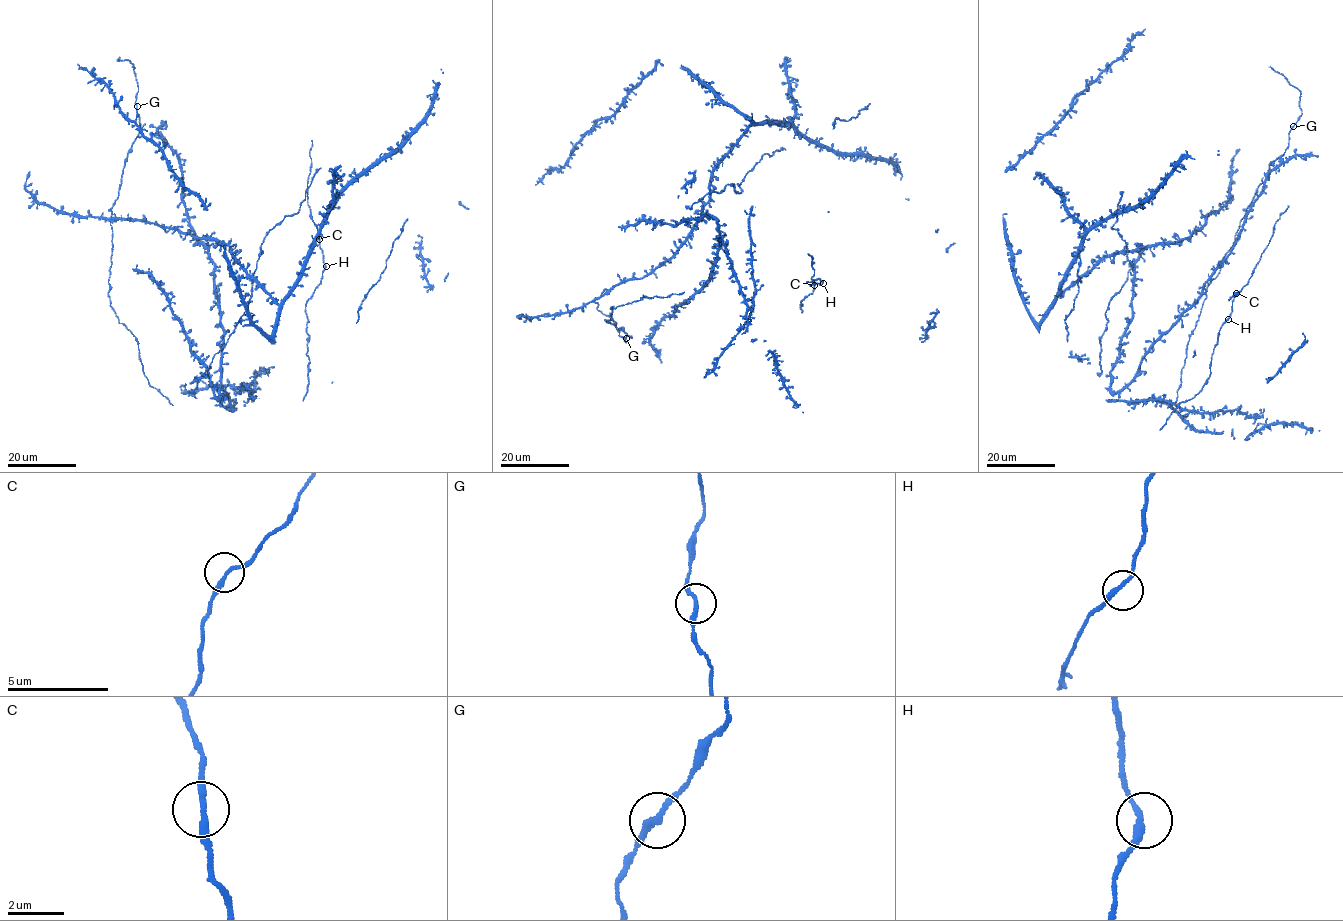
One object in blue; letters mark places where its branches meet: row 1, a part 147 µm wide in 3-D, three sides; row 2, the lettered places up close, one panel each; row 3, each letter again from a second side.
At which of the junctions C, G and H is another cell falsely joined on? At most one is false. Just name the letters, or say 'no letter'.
no letter

